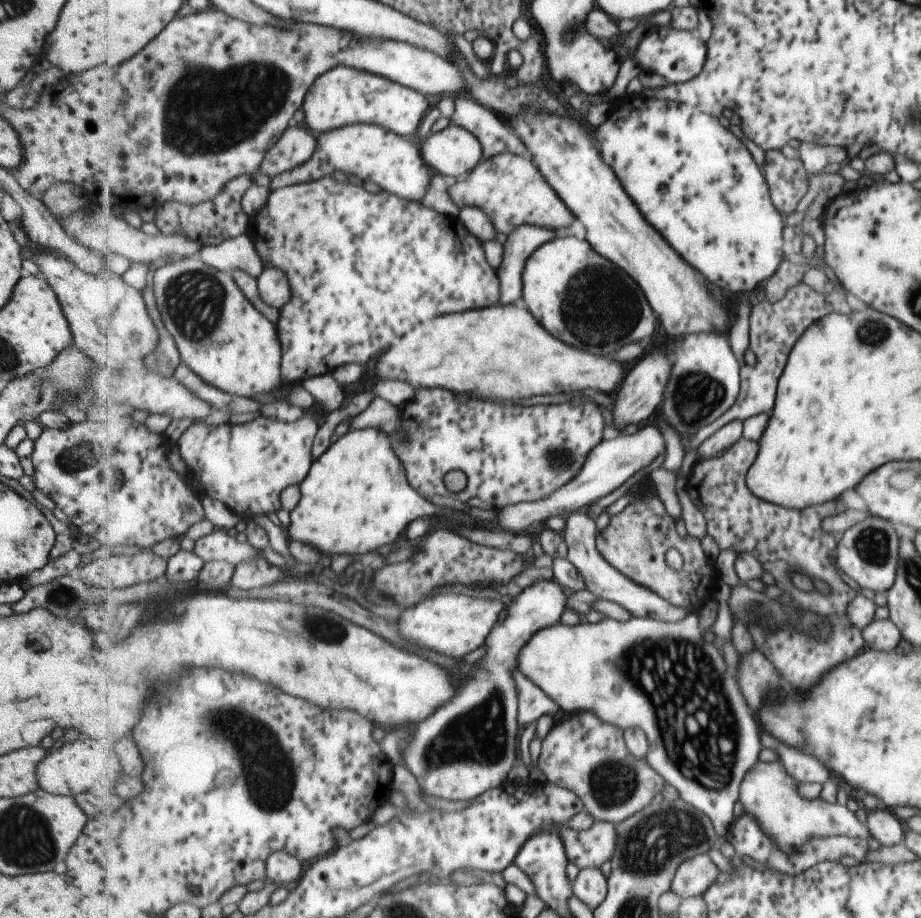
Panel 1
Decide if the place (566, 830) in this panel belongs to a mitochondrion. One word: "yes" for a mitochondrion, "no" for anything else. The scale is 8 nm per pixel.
no

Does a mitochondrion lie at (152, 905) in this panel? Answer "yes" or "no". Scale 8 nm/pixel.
no

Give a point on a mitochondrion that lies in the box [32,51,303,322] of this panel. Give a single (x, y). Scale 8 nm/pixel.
(213, 111)

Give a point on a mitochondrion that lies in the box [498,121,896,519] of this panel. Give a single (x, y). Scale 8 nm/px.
(598, 306)

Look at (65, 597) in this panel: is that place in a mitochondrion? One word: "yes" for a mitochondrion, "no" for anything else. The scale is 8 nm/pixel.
yes

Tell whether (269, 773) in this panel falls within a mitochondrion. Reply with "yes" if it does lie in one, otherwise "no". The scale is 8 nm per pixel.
yes

